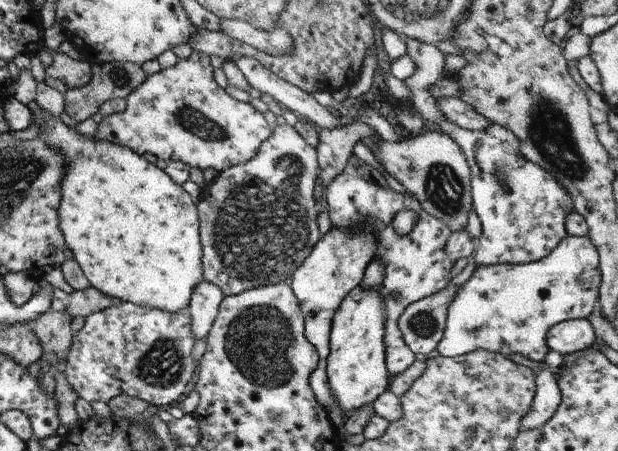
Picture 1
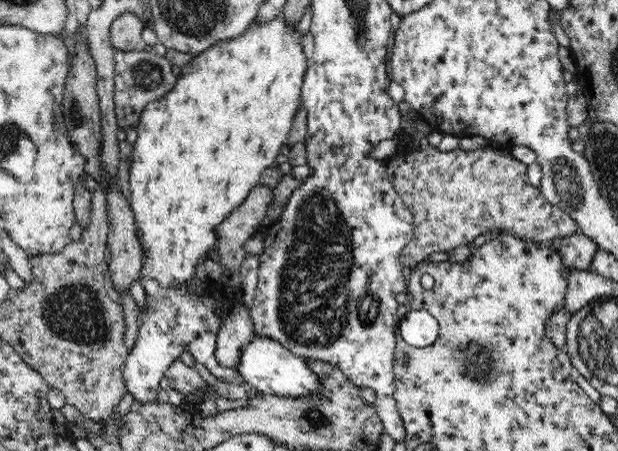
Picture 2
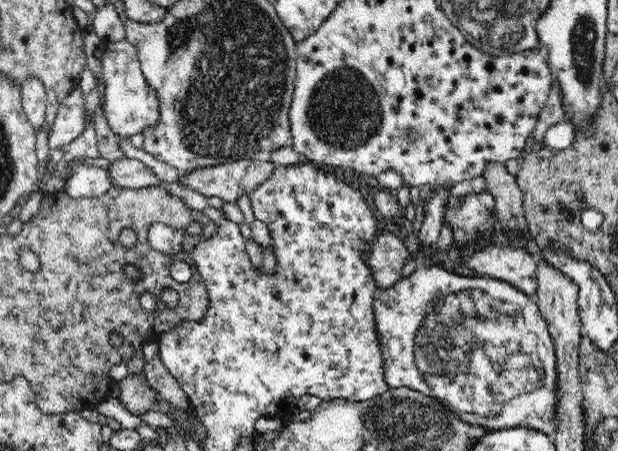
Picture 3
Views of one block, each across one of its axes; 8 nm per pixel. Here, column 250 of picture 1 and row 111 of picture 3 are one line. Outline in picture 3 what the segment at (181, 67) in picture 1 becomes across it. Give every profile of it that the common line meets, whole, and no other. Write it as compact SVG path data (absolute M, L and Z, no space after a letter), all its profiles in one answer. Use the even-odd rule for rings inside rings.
M124 39L118 42L107 42L102 45L102 78L106 88L104 90L104 110L107 124L119 137L131 137L140 134L144 129L156 125L159 114L159 104L156 93L148 85L141 71L137 48Z

